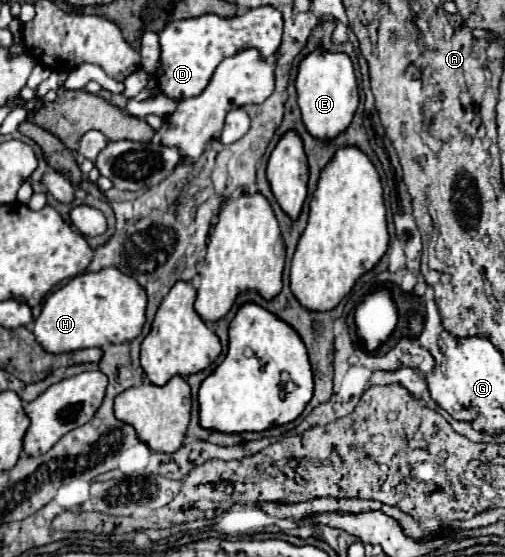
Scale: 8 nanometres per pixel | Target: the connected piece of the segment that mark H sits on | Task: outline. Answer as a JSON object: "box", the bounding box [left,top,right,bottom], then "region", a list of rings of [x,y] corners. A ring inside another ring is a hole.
{"box":[34,266,146,354],"region":[[[110,266],[100,272],[84,272],[46,298],[34,322],[34,336],[38,344],[52,354],[130,342],[142,332],[146,304],[146,290],[118,268]]]}

